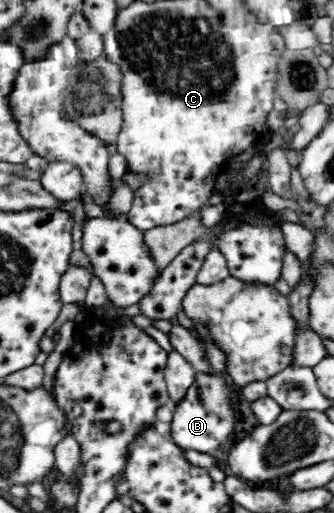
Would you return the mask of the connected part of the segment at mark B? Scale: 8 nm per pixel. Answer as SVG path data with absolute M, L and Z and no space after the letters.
M196 373L192 386L175 404L170 421L170 436L172 440L187 453L197 451L213 454L218 446L223 445L232 432L236 418L236 407L233 397L235 390L227 378L220 379L210 373Z

